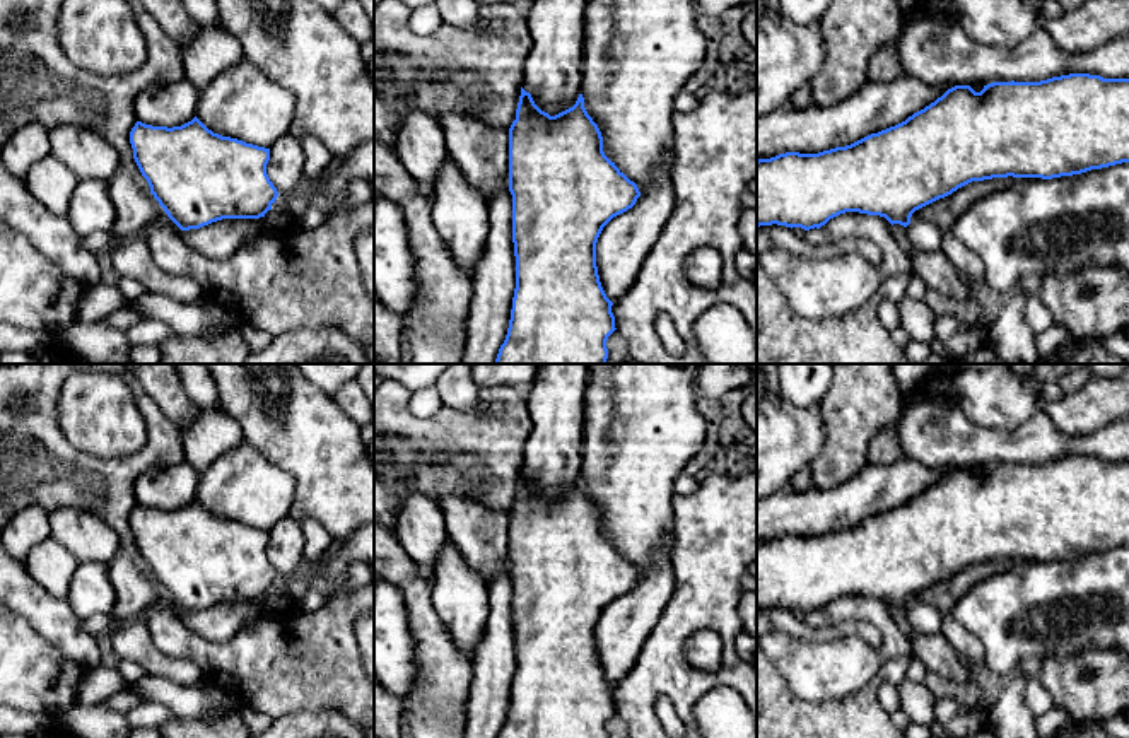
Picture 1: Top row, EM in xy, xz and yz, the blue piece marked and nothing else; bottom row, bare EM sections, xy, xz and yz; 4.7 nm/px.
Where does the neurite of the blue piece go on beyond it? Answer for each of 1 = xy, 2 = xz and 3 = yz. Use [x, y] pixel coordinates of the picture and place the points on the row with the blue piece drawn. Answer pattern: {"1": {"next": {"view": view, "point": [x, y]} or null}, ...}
{"1": {"next": null}, "2": {"next": null}, "3": {"next": null}}

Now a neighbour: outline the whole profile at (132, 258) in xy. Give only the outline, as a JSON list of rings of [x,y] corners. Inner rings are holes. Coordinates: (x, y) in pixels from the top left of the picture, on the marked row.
[[[142,237],[118,241],[111,249],[111,265],[120,277],[140,282],[150,292],[179,302],[191,302],[203,296],[202,285],[188,275],[171,275],[154,260],[150,248]]]

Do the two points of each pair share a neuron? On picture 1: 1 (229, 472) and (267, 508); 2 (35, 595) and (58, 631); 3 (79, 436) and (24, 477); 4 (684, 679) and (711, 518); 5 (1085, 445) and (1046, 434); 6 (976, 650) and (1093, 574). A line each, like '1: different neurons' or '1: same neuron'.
1: same neuron
2: same neuron
3: different neurons
4: same neuron
5: same neuron
6: different neurons

